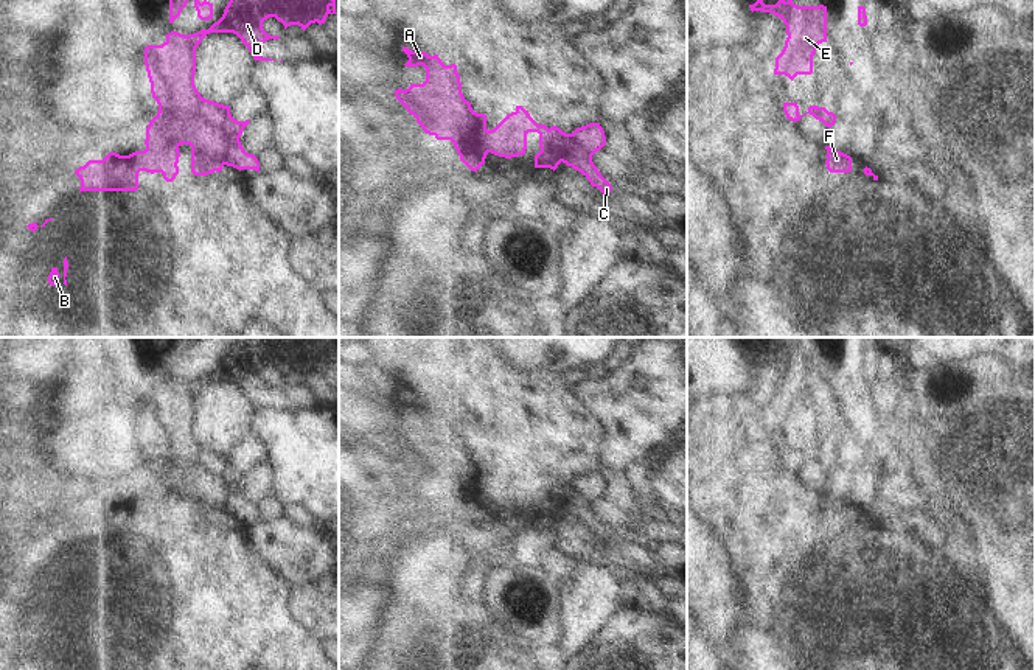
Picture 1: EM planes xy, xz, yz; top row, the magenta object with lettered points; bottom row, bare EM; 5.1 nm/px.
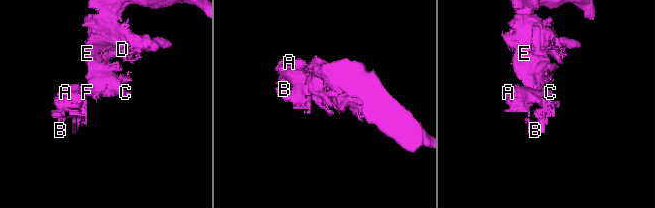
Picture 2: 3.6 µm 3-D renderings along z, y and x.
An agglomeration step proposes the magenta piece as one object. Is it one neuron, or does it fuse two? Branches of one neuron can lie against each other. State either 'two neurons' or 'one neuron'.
two neurons

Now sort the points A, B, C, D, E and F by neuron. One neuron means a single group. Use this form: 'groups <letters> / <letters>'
groups A B F / C D E

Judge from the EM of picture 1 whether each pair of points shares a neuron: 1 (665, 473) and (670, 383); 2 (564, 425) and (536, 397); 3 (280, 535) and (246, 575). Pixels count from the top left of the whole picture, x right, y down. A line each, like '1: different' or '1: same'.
1: different
2: same
3: different

